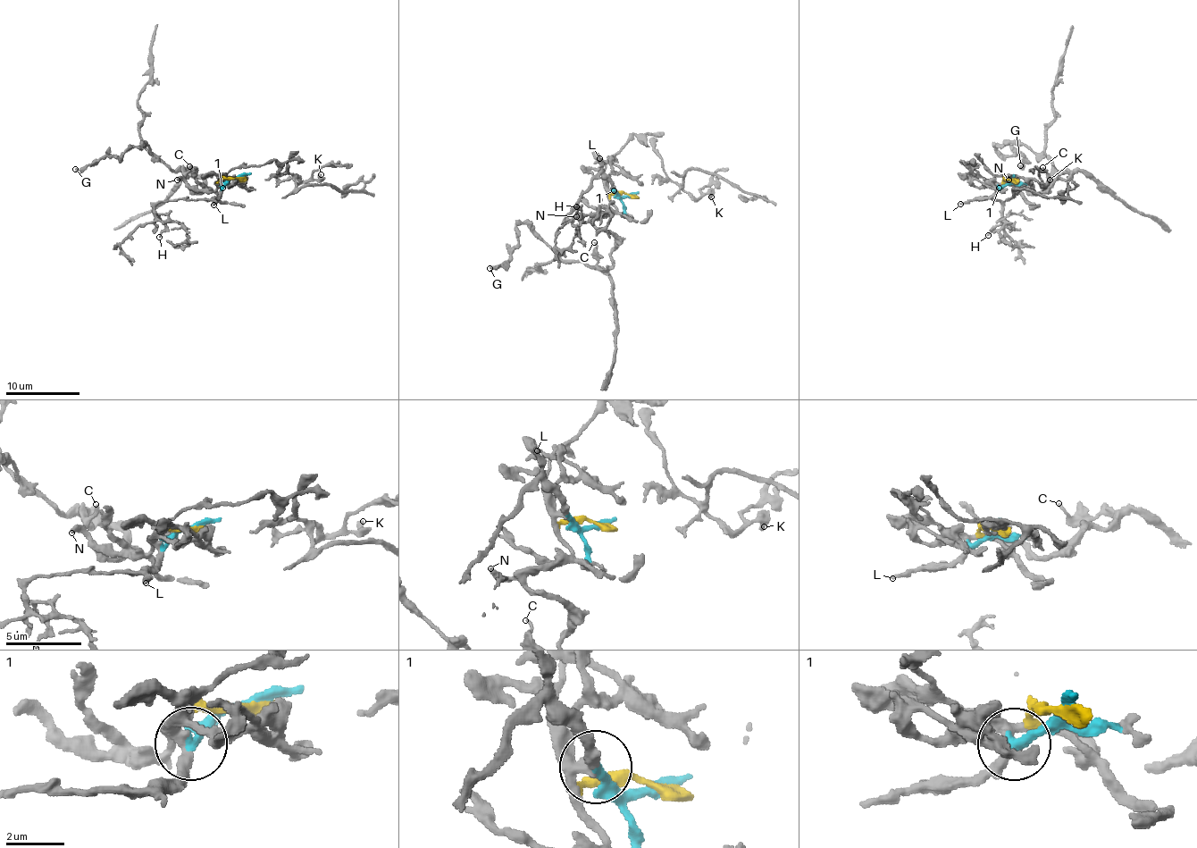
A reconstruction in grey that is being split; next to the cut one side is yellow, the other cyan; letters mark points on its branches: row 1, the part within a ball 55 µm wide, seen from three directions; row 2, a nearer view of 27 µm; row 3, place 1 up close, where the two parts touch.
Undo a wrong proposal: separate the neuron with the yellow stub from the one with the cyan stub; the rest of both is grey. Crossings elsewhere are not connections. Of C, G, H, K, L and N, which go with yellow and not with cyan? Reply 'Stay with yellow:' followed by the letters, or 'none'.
Stay with yellow: C, G, K, N

